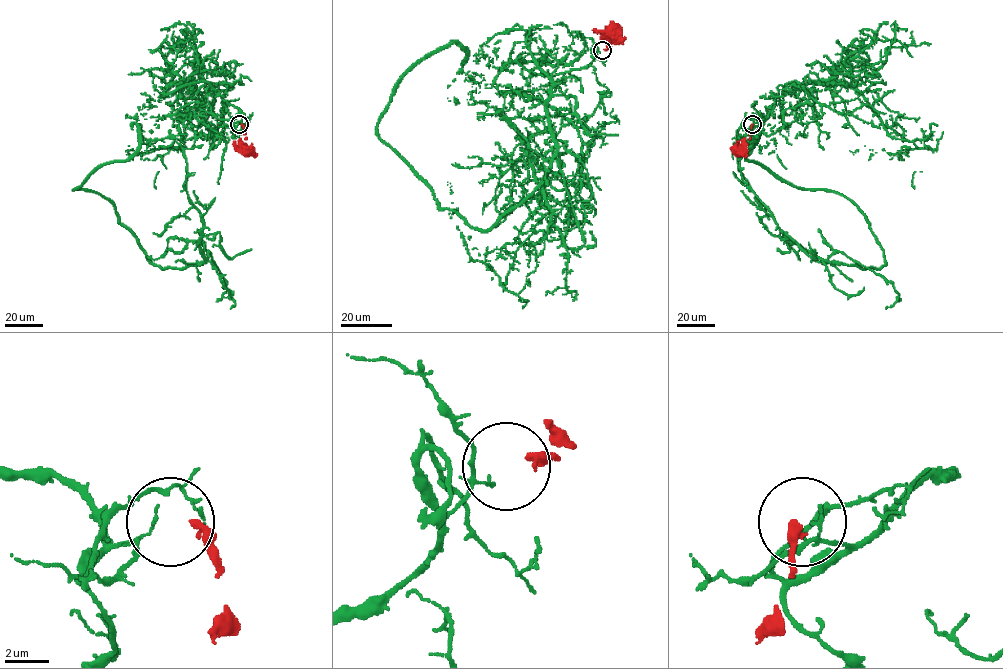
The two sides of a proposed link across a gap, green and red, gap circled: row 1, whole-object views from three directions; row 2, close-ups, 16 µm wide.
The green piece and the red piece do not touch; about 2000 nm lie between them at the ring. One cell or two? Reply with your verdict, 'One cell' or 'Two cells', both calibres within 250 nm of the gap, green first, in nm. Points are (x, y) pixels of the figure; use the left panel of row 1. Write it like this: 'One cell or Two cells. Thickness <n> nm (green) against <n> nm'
Two cells. Thickness 160 nm (green) against 240 nm

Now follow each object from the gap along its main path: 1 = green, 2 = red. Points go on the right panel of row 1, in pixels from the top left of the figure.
1: (753, 124), (811, 93), (746, 158), (849, 199), (884, 265), (786, 235), (739, 169), (737, 137), (766, 141)
2: (751, 124), (739, 149)

